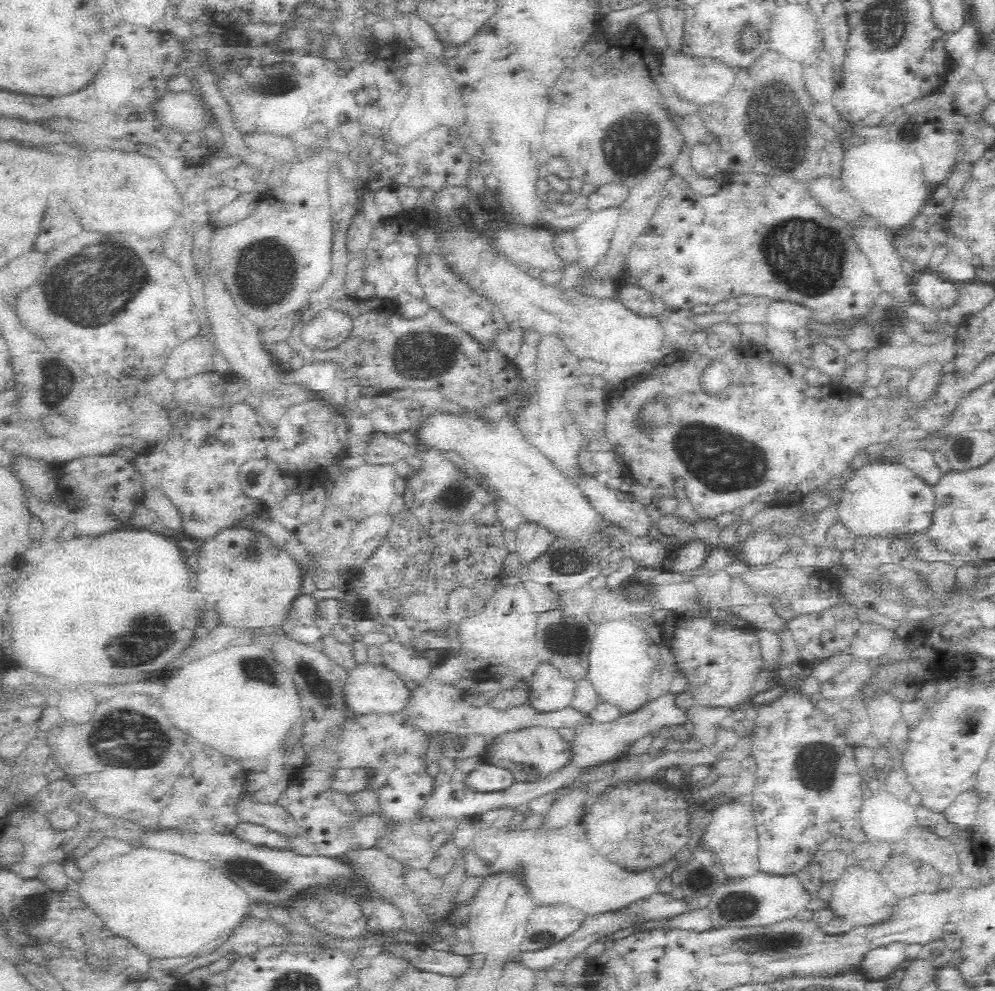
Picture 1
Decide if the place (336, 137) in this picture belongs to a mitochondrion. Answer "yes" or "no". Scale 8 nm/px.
no

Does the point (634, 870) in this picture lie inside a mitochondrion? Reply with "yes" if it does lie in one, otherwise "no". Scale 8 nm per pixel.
no

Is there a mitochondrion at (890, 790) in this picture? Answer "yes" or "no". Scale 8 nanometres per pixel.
no

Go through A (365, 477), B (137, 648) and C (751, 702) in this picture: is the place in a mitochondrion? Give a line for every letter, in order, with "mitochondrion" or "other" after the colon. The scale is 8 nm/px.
A: other
B: mitochondrion
C: other

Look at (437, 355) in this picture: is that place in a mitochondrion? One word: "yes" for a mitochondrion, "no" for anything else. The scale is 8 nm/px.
yes

